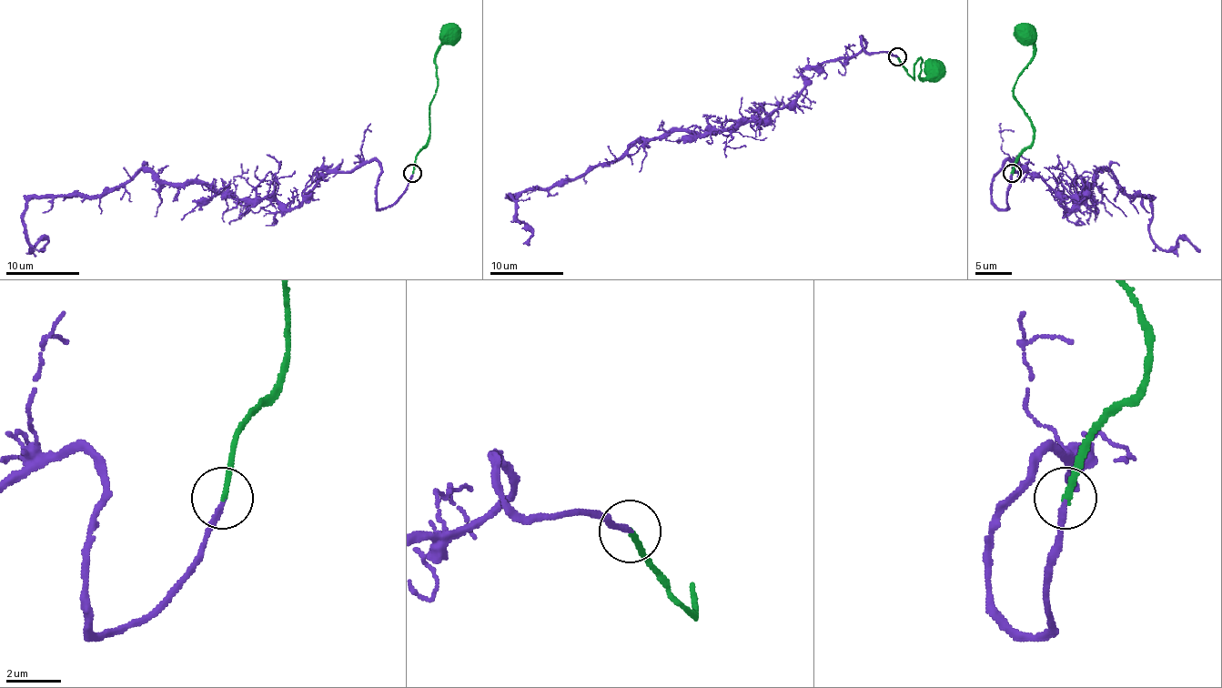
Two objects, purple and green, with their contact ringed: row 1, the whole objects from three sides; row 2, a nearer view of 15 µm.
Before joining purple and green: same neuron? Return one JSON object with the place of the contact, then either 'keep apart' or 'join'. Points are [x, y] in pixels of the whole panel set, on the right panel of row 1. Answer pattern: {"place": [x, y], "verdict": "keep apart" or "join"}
{"place": [1012, 173], "verdict": "join"}

